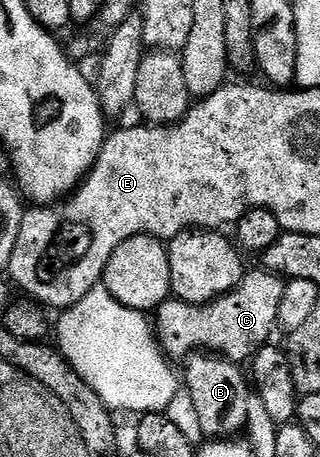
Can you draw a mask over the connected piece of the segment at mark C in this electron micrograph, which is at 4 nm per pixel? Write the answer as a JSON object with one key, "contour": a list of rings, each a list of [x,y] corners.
{"contour":[[[262,267],[244,272],[243,283],[223,296],[203,305],[169,299],[153,313],[153,328],[159,346],[168,358],[190,358],[200,351],[225,357],[236,363],[250,362],[272,340],[271,332],[279,325],[278,308],[285,295],[284,278]]]}

